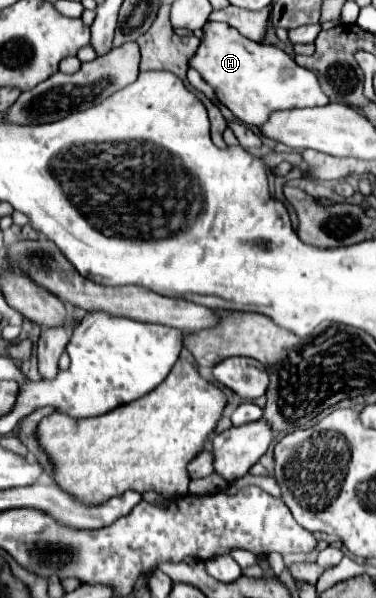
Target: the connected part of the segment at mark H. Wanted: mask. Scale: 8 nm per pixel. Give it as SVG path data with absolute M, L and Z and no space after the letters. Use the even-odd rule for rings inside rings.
M205 23L201 45L191 57L189 67L197 69L215 91L217 101L247 125L263 125L273 109L319 107L329 103L313 71L299 67L279 47L261 45L241 37L241 33L227 23Z

